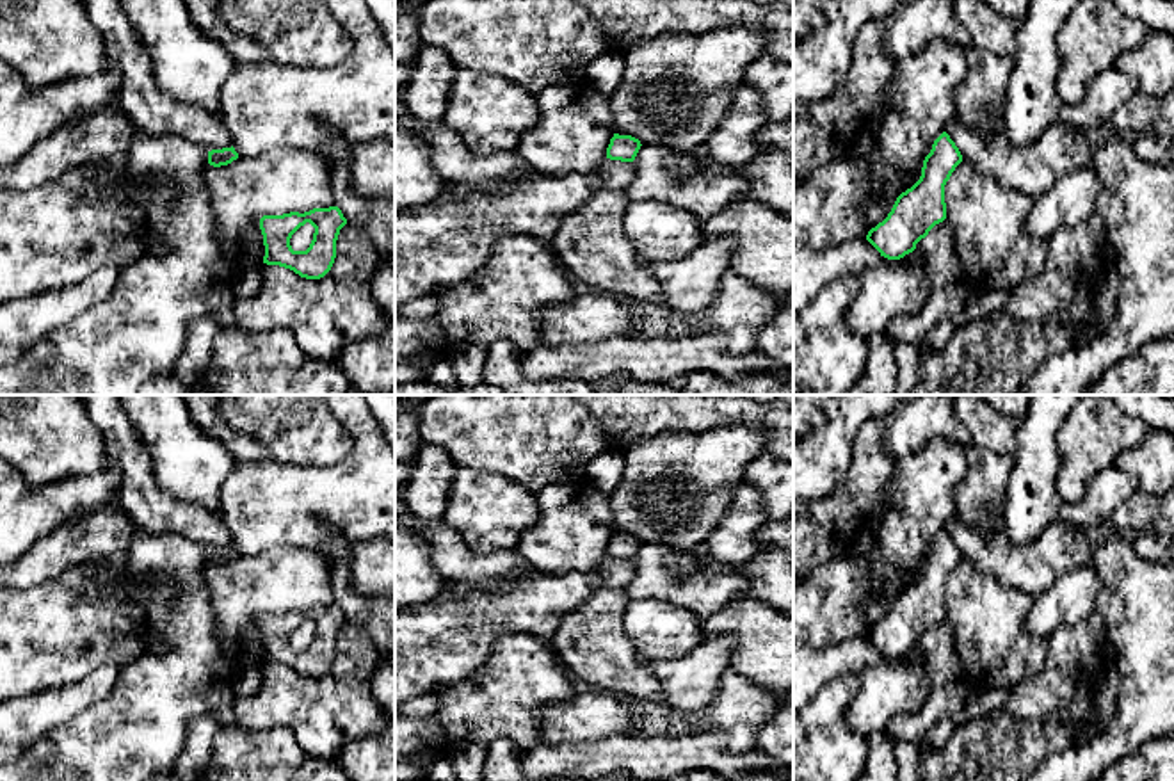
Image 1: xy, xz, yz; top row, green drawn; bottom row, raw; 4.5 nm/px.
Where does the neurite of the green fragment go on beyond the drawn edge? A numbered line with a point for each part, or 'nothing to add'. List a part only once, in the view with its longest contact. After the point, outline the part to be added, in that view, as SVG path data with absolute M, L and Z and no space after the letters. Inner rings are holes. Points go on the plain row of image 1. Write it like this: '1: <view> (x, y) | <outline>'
nothing to add

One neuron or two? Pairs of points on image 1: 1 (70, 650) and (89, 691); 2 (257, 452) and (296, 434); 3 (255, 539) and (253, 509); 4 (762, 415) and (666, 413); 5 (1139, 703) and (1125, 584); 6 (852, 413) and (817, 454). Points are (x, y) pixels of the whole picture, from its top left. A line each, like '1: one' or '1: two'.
1: two
2: two
3: one
4: one
5: one
6: one

